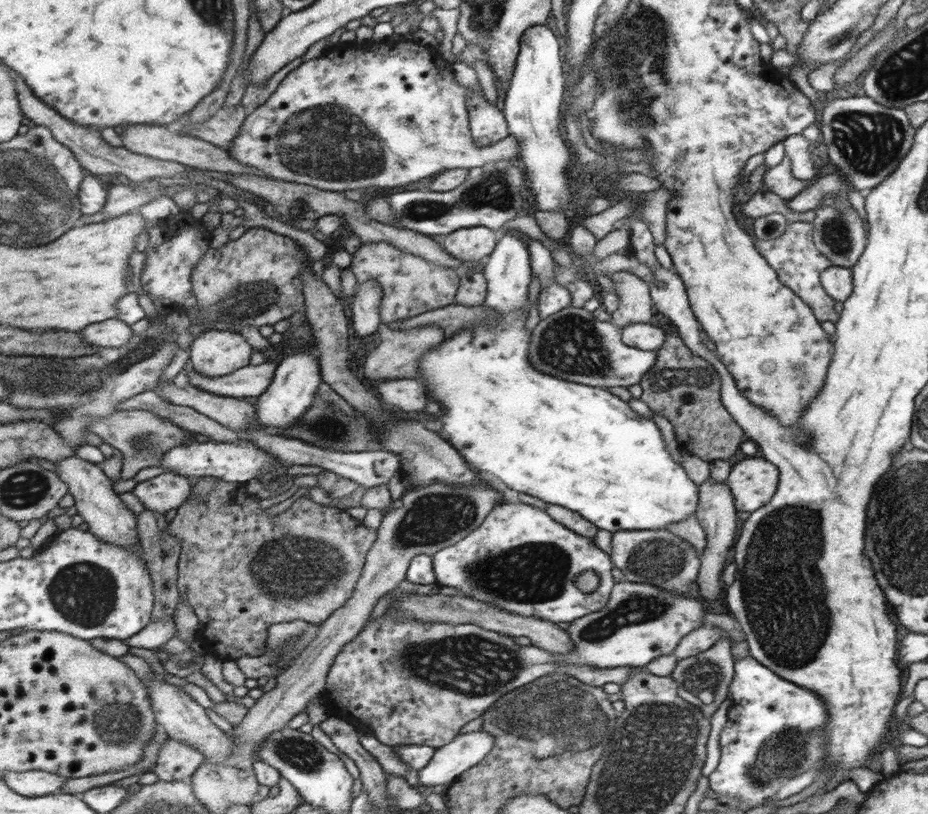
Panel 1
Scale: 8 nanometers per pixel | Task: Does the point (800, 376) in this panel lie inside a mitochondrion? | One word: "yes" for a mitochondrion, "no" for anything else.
yes

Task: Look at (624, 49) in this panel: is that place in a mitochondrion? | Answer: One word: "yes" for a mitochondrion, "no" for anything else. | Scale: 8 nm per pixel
yes

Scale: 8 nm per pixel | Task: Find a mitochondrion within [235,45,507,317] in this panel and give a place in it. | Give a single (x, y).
(312, 142)

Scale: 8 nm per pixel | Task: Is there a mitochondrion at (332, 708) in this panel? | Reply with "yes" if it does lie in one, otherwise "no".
no

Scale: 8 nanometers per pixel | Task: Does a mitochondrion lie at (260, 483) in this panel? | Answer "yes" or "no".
no

